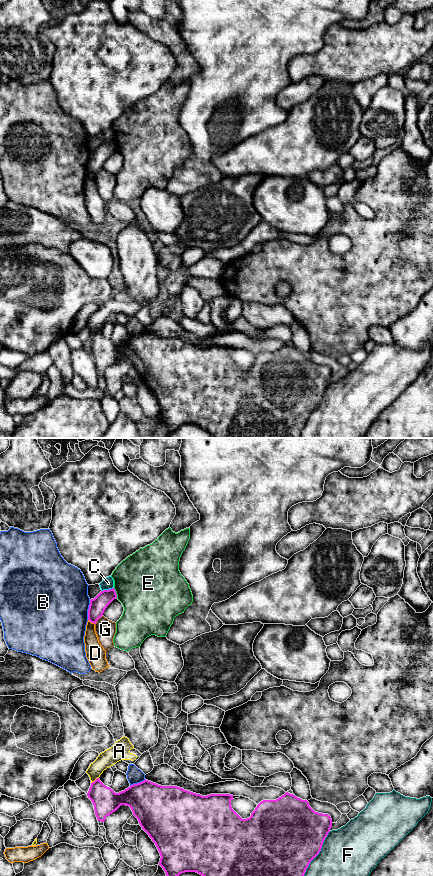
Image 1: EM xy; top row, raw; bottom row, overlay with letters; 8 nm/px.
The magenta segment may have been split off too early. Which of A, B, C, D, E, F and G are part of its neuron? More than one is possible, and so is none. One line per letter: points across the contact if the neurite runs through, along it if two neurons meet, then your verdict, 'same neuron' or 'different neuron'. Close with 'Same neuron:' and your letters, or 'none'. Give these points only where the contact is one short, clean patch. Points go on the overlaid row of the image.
A: different neuron
B: different neuron
C: along xy (113, 587), (102, 591) | different neuron
D: different neuron
E: different neuron
F: different neuron
G: along xy (102, 615), (95, 624) | different neuron
Same neuron: none

